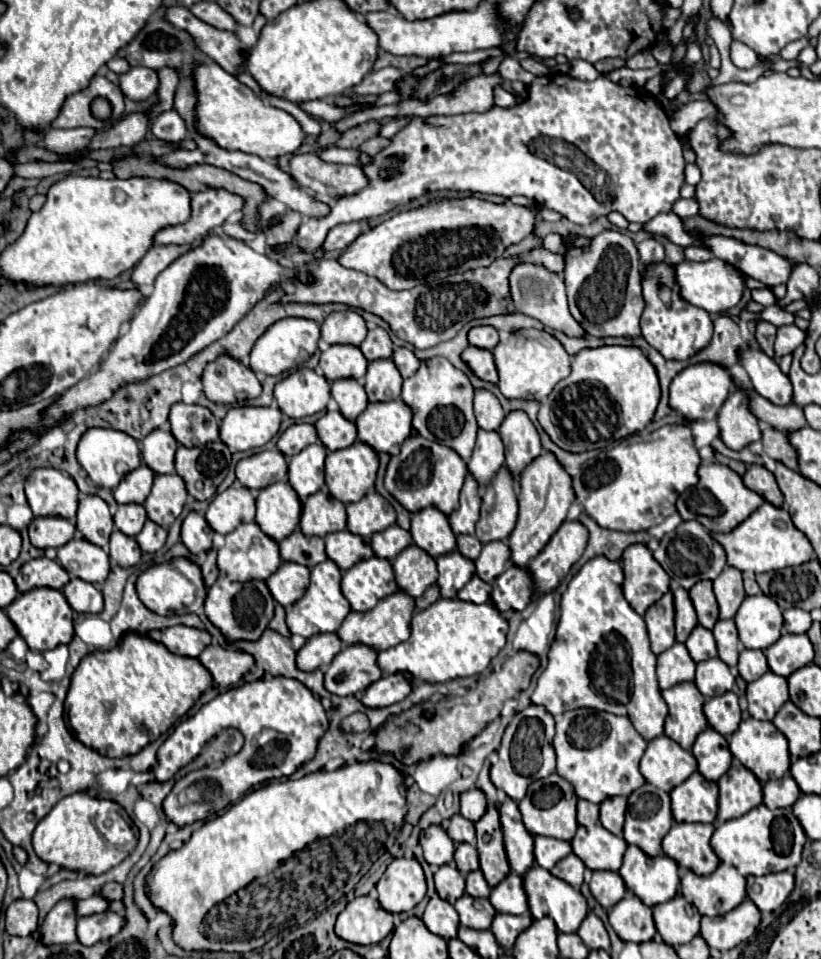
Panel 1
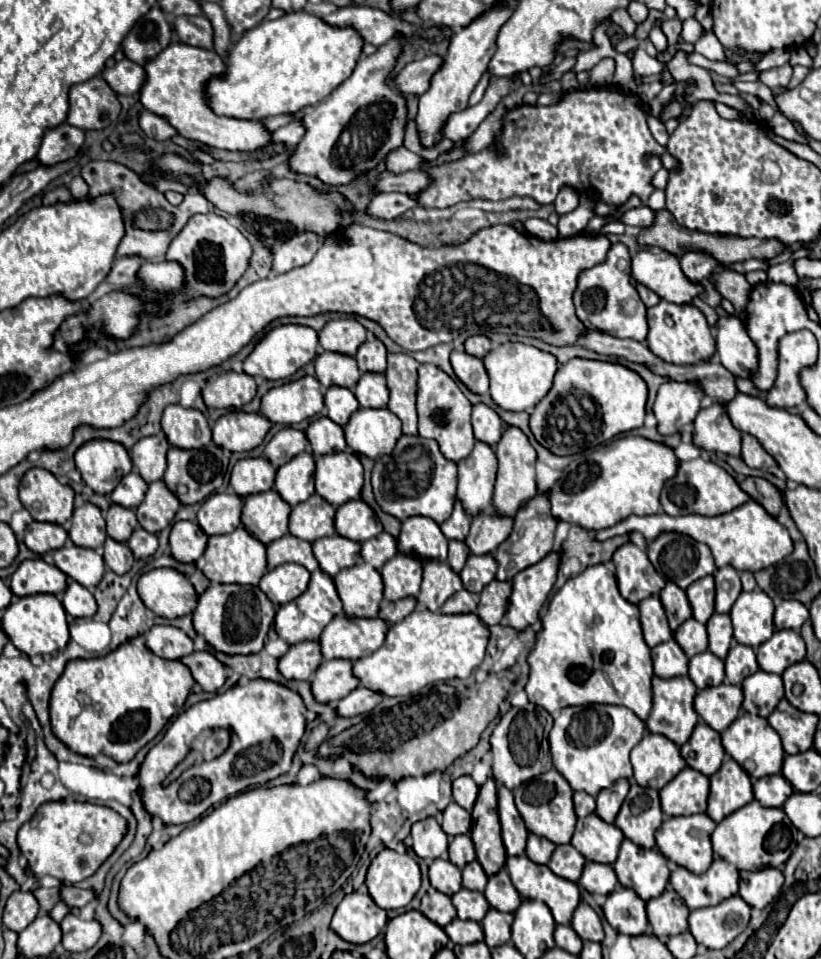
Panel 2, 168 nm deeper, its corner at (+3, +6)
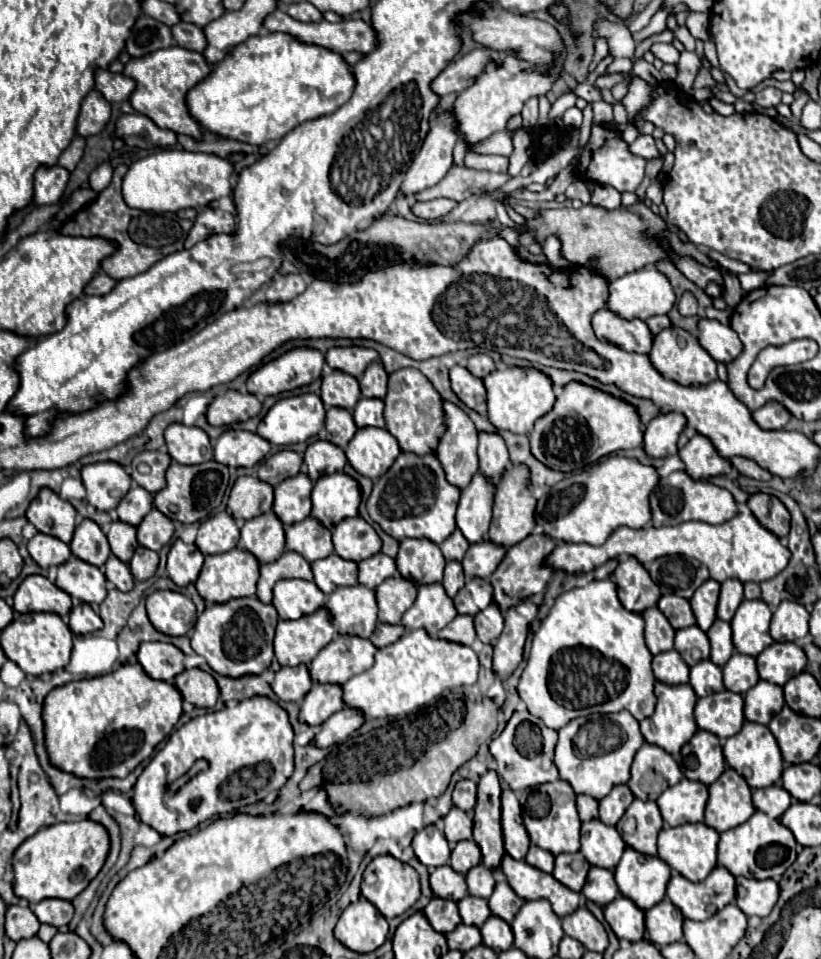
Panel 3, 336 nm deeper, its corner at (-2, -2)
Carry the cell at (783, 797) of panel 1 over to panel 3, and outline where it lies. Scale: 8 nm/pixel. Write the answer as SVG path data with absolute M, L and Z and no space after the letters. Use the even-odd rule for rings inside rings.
M768 786L768 788L760 788L760 790L752 790L752 802L756 806L756 810L764 812L770 818L780 818L786 808L790 806L790 794L780 788L780 786Z

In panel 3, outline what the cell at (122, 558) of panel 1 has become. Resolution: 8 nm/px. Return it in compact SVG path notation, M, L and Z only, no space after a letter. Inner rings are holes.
M116 556L108 558L108 562L104 564L104 574L106 574L106 580L112 582L122 592L130 592L134 588L134 576L130 574L128 564L120 562Z

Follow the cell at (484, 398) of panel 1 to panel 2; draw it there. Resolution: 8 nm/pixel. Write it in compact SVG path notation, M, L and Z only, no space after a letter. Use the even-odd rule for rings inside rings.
M483 402L475 404L471 422L473 422L473 432L475 432L477 440L487 442L491 446L497 444L497 440L501 438L501 432L503 432L503 420L499 418L499 414L493 408L489 408Z

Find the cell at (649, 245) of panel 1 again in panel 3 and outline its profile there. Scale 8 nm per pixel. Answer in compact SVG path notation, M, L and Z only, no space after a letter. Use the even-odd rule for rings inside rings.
M652 316L650 320L646 320L646 326L650 328L652 336L656 336L670 326L670 320L668 320L668 316Z

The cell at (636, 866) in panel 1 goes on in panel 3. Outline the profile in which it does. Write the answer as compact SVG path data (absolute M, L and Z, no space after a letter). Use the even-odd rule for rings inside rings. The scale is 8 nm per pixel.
M626 848L614 868L614 876L618 890L640 910L648 910L664 898L670 866L658 856L642 856L634 848Z

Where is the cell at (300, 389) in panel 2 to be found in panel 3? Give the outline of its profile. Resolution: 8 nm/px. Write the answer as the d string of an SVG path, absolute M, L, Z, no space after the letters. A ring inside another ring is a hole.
M316 394L278 400L258 424L256 434L274 446L292 446L316 436L324 426L324 404Z

